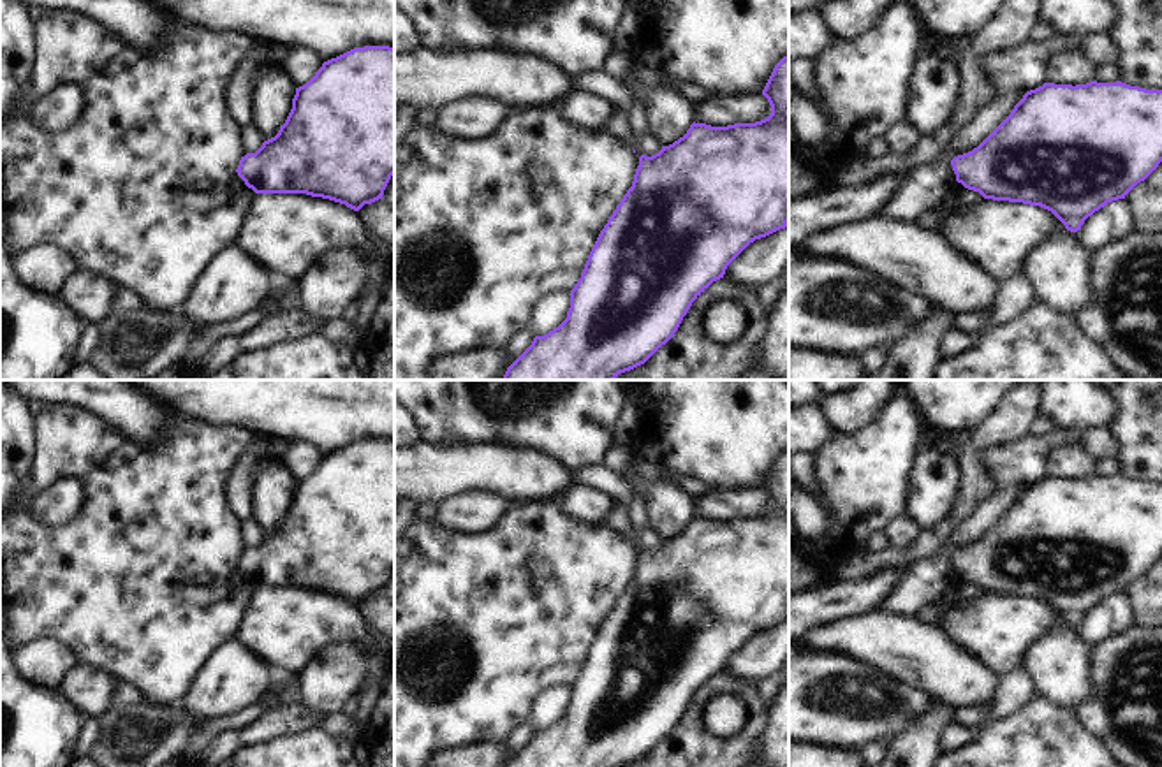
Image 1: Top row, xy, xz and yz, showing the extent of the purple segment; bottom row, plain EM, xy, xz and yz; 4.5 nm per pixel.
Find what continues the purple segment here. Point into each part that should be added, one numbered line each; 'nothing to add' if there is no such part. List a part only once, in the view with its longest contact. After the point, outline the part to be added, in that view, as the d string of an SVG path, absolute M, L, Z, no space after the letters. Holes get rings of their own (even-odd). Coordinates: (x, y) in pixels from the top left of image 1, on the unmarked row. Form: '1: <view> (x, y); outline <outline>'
1: xz (617, 519); outline M613 501L613 507L602 526L627 538L636 547L637 559L639 559L641 544L637 533L630 528L627 517L627 505Z

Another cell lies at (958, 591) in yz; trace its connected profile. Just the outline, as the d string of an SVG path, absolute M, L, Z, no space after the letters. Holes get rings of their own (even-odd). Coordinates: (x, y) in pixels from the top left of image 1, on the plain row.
M954 575L945 593L937 602L926 605L916 617L924 625L935 625L942 616L944 605L963 607L982 593L984 591L979 586L968 584L961 577Z

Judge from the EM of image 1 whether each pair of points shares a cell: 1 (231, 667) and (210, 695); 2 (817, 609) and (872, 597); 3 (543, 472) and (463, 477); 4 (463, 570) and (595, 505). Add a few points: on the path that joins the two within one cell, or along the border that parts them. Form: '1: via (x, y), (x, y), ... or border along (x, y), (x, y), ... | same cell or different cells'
1: via (229, 674), (215, 688) | same cell
2: via (831, 606), (858, 597) | same cell
3: via (523, 472), (483, 472) | same cell
4: border along (553, 500), (573, 518), (601, 526) | different cells

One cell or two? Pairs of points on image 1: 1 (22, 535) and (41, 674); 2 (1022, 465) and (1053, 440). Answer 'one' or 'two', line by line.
1: two
2: one

